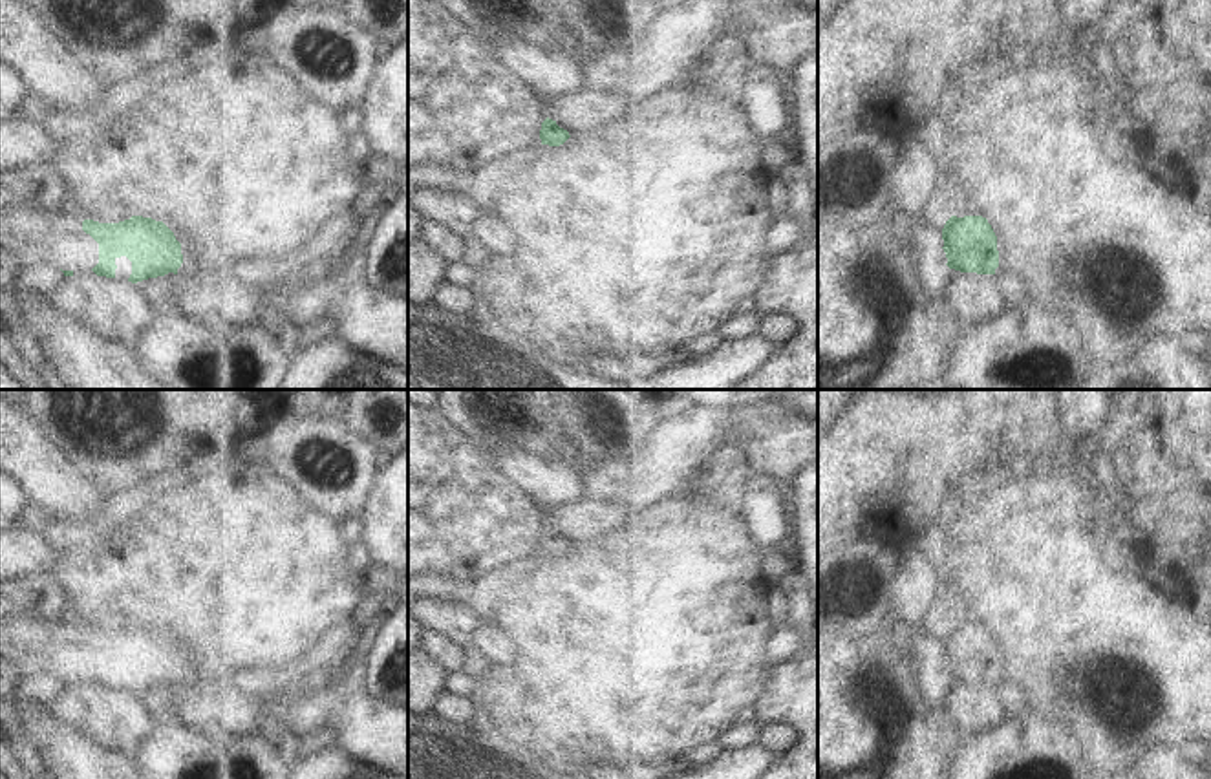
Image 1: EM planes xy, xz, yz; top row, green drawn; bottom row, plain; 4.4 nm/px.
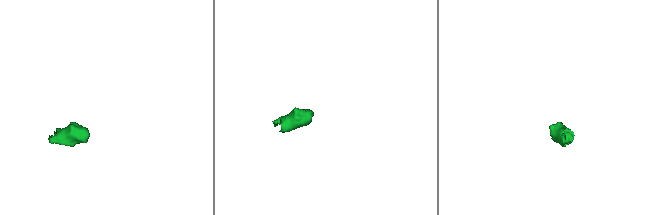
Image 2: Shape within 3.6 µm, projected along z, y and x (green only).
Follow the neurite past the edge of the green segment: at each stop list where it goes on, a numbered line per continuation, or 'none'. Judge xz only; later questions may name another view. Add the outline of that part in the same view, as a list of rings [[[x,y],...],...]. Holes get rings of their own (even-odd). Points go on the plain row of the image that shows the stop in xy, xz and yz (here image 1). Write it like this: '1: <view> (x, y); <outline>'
none

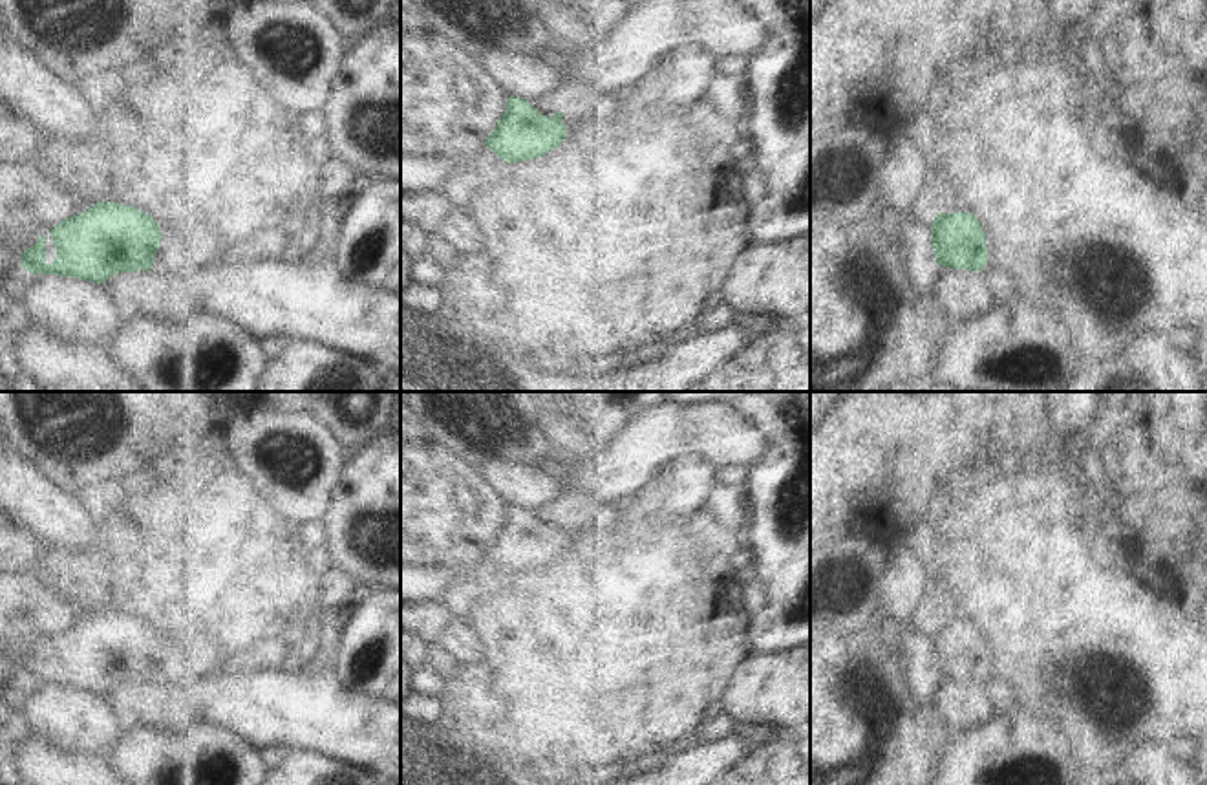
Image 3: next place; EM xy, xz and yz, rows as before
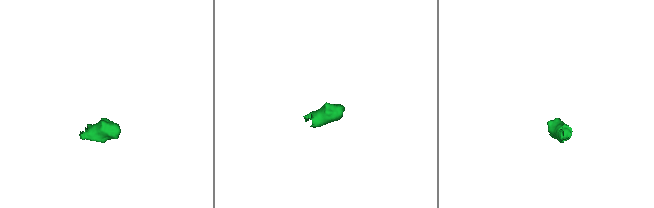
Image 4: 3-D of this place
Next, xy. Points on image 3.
1: xy (50, 657); [[[46,640],[46,673],[51,675],[51,672],[57,668],[57,657],[53,653],[53,646],[49,640]]]

